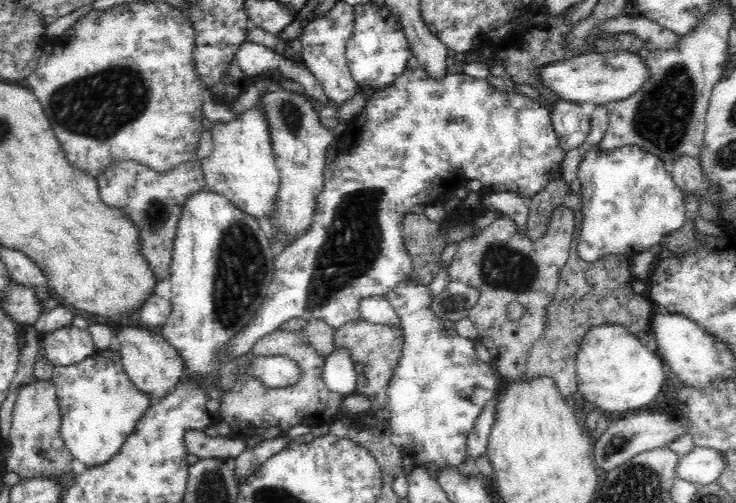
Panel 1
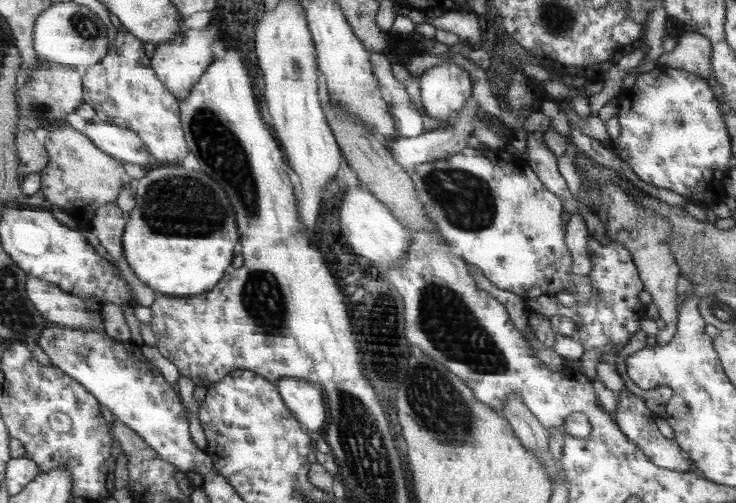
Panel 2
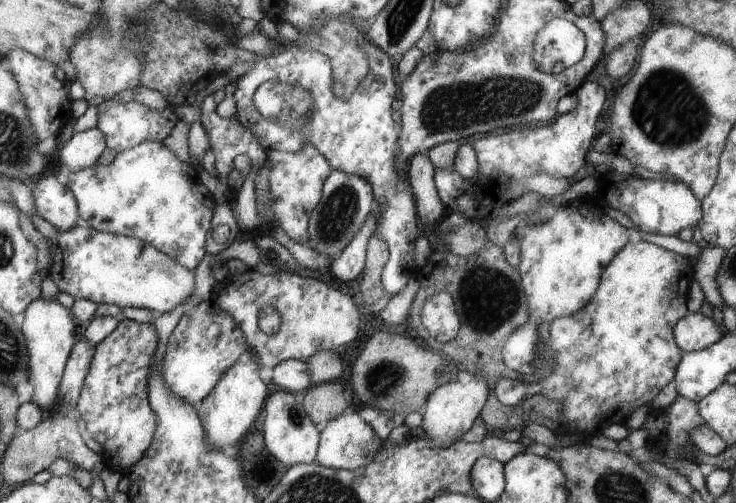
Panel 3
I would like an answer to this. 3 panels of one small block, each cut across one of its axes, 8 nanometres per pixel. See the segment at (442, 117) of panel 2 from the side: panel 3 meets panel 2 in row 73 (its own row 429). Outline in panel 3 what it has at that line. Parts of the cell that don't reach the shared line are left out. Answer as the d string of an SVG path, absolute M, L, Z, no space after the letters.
M462 374L456 382L439 386L426 401L426 412L422 416L421 428L428 440L438 442L442 448L448 448L452 441L461 440L462 436L480 419L482 408L492 393L492 386L486 384L482 376Z

